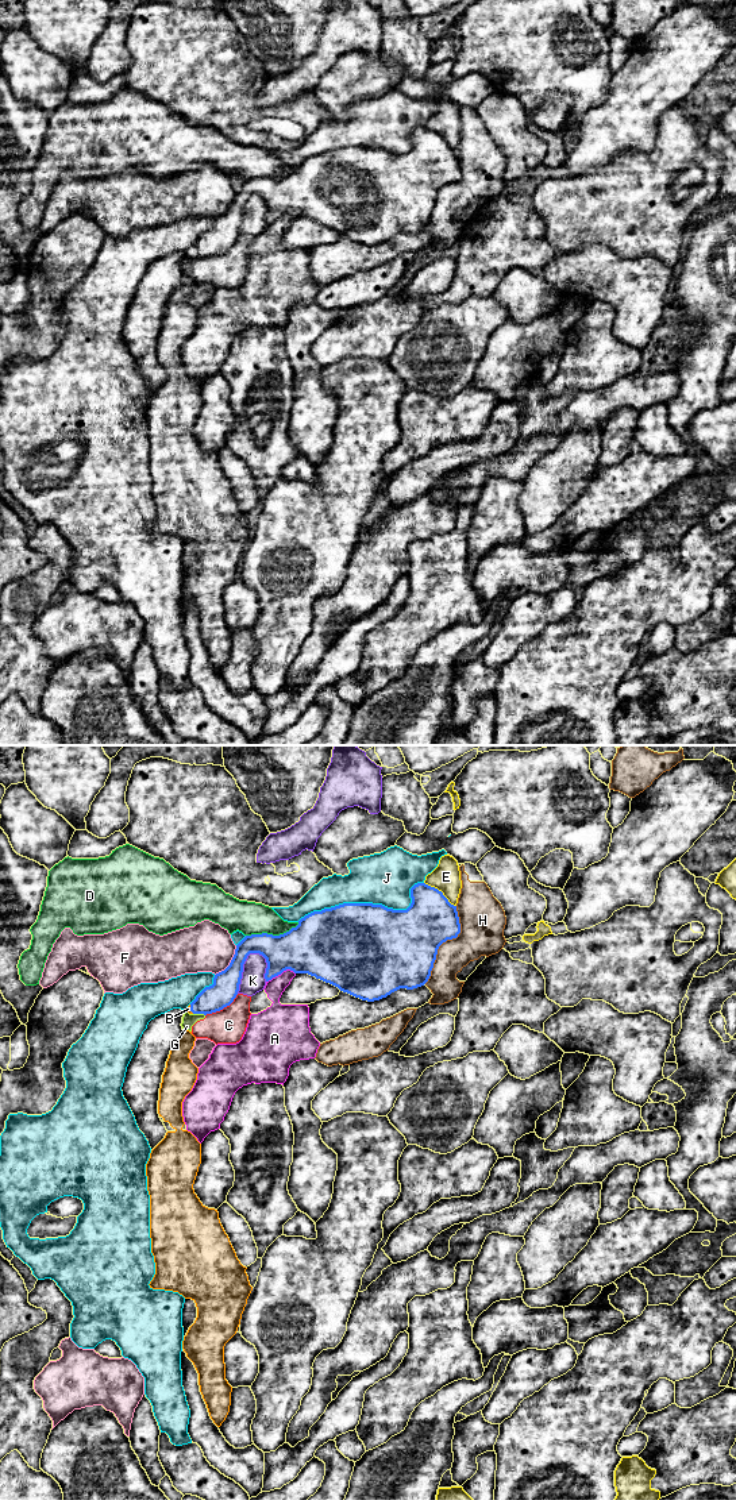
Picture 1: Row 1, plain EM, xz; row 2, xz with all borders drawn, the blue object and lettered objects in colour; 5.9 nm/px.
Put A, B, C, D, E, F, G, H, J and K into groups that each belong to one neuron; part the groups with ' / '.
A / B / C G K / D / E / F / H / J

